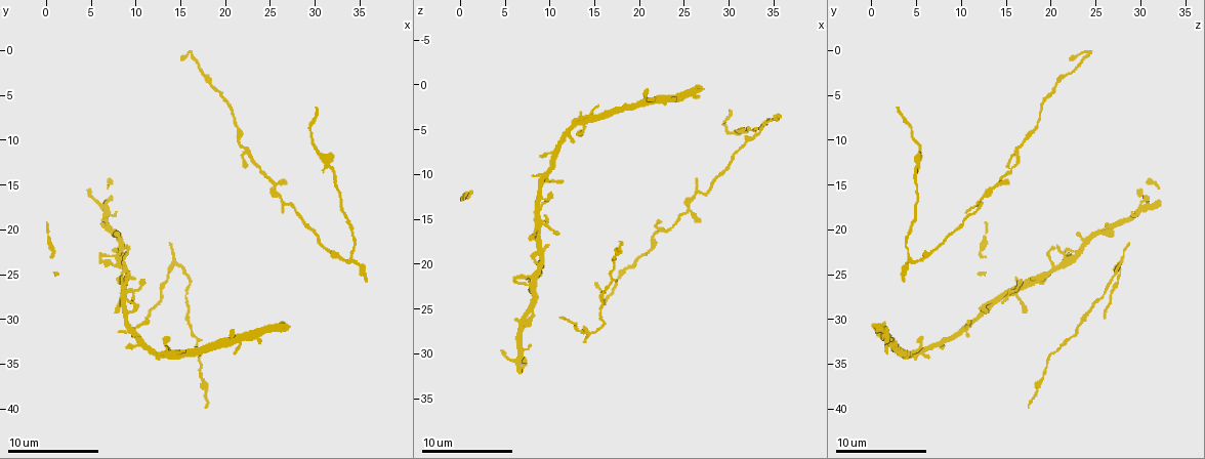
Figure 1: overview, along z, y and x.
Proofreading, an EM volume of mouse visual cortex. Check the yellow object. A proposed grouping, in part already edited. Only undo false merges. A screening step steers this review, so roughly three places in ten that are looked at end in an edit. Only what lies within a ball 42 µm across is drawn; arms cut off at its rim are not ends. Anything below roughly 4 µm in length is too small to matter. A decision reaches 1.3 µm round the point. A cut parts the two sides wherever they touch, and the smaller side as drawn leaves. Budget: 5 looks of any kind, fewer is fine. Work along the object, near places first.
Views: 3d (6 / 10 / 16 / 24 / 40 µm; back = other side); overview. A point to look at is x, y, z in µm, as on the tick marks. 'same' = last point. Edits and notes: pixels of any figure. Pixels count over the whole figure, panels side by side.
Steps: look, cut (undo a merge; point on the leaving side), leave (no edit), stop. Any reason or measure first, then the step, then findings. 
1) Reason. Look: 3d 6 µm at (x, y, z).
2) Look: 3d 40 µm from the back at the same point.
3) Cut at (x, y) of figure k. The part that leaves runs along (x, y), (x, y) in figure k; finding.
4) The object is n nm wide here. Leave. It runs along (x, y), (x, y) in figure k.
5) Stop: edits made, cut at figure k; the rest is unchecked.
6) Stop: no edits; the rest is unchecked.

Look: 3d 6 µm at (32.2, 22.8, 6.2).

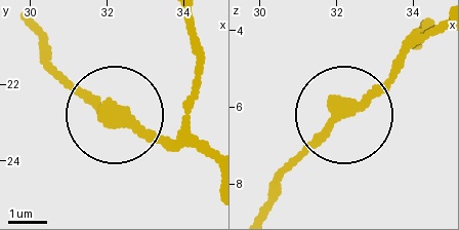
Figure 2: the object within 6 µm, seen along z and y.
Other side. Look: 3d 6 µm from the back at the same point.

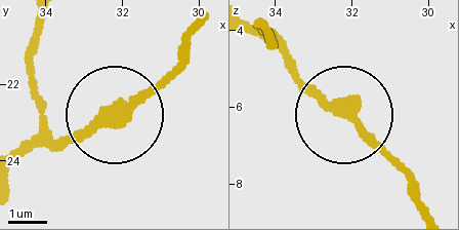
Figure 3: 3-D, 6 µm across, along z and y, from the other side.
The object is 320 nm wide here. Leave. Continuous, no second neuron.

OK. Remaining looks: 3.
Three arms meet. Look: 3d 6 µm at (26.4, 17.0, 11.8).

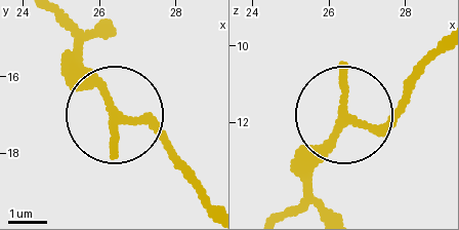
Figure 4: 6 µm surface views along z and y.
3 arms meet here. Leave. One neuron here.

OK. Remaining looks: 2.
Three arms meet. Look: 3d 10 µm at (14.6, 23.8, 27.6).

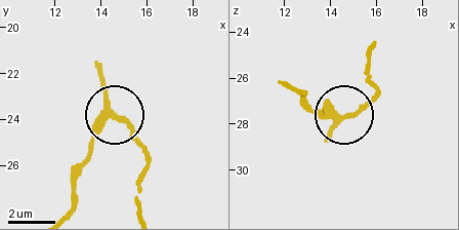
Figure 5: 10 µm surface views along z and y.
Other side. Look: 3d 10 µm from the back at (14.5, 23.9, 27.6).

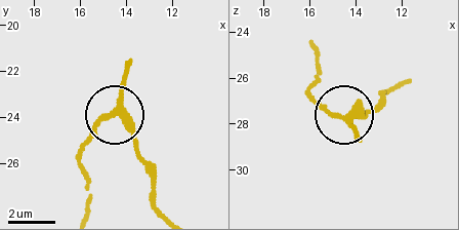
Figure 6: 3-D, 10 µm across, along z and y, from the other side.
The object is 280 nm wide here. Cut at (137, 146) of figure 6. The part that leaves runs along (124, 117), (150, 175), (155, 209) in figure 6; a second neuron is stuck on.

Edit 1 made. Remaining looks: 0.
Stop: edits made, cut at figure 6; the rest is unchecked.

